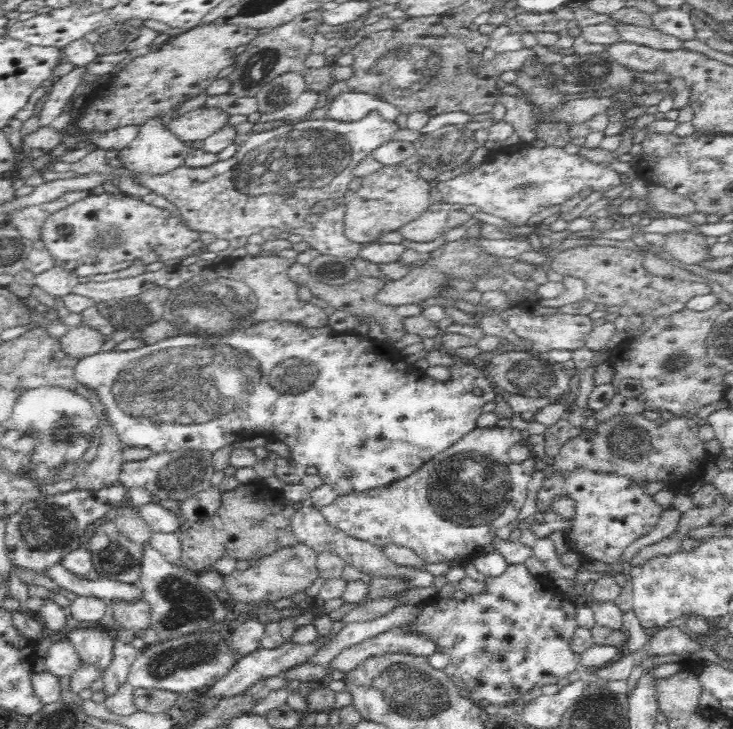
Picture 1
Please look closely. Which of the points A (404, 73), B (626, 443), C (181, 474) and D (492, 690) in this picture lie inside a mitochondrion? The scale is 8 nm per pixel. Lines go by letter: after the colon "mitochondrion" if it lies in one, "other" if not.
A: mitochondrion
B: mitochondrion
C: mitochondrion
D: other

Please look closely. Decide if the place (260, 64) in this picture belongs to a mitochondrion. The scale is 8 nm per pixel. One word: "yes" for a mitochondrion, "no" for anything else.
yes

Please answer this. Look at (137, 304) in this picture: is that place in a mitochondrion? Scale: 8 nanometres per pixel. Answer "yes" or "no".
no

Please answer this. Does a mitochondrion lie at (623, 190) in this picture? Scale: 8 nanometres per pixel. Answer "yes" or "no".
no

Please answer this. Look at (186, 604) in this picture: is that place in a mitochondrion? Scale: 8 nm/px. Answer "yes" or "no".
yes

